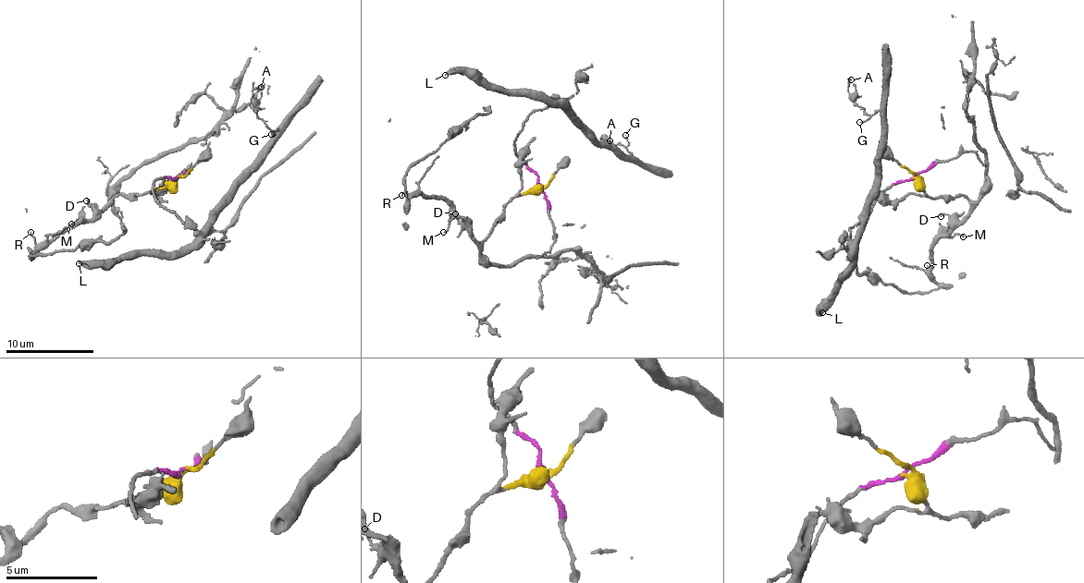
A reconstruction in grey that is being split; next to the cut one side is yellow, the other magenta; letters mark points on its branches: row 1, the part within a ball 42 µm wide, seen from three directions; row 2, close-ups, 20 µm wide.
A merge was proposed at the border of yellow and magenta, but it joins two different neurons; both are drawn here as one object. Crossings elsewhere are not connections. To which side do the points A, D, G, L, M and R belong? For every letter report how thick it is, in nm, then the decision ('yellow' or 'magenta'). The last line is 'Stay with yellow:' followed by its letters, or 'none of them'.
A: 90 nm | magenta
D: 130 nm | yellow
G: 110 nm | magenta
L: 320 nm | magenta
M: 120 nm | yellow
R: 130 nm | yellow
Stay with yellow: D, M, R

